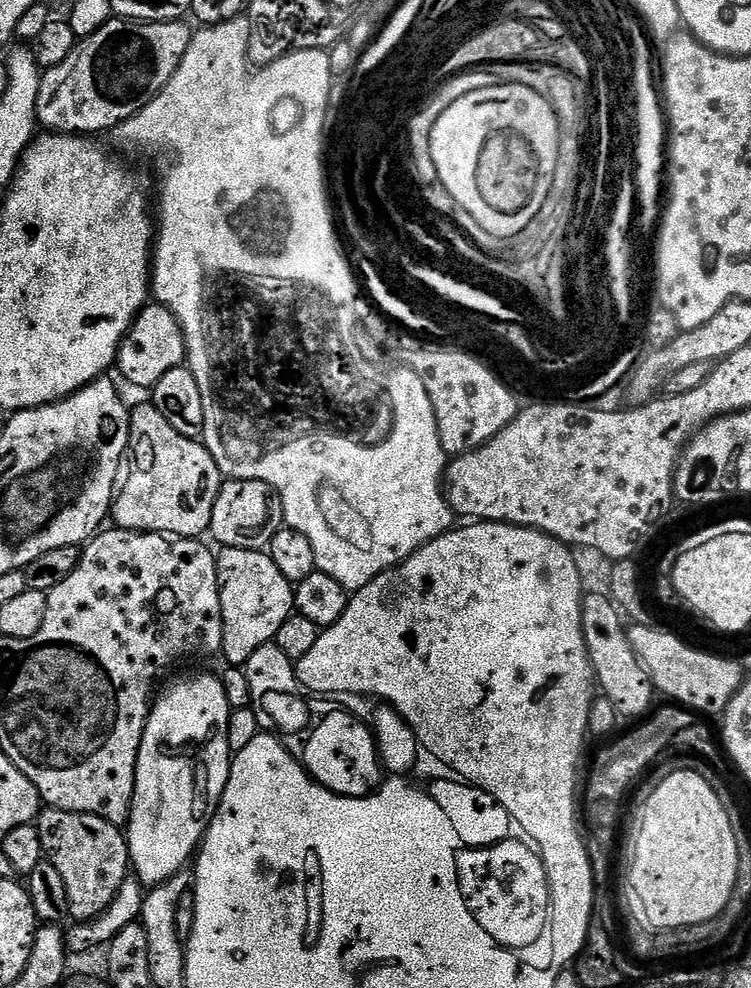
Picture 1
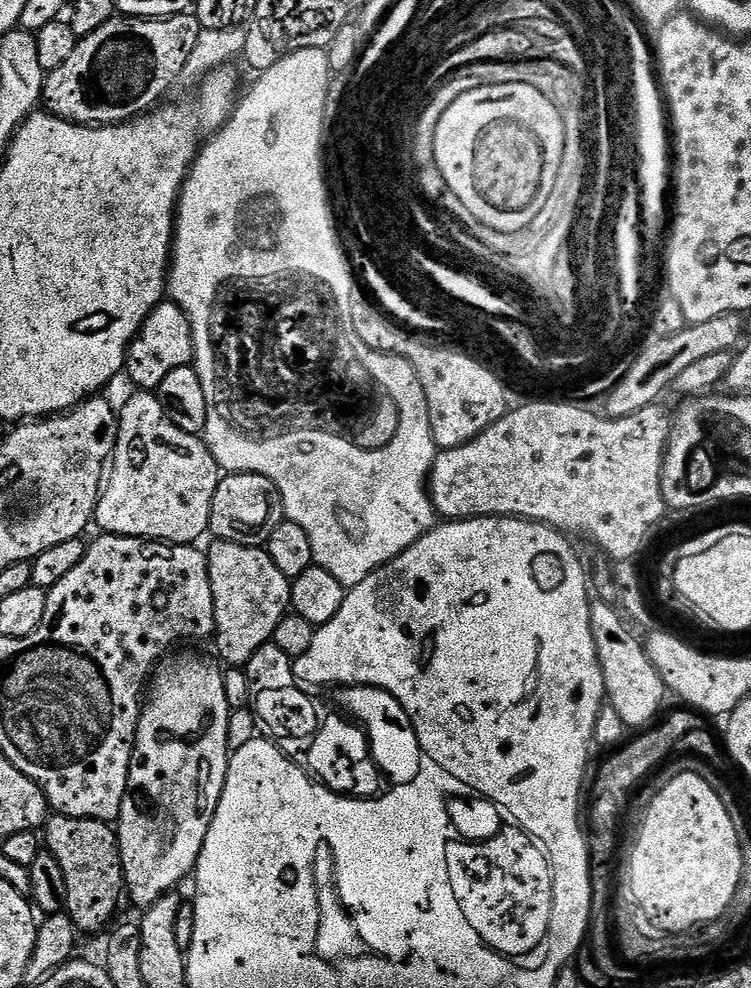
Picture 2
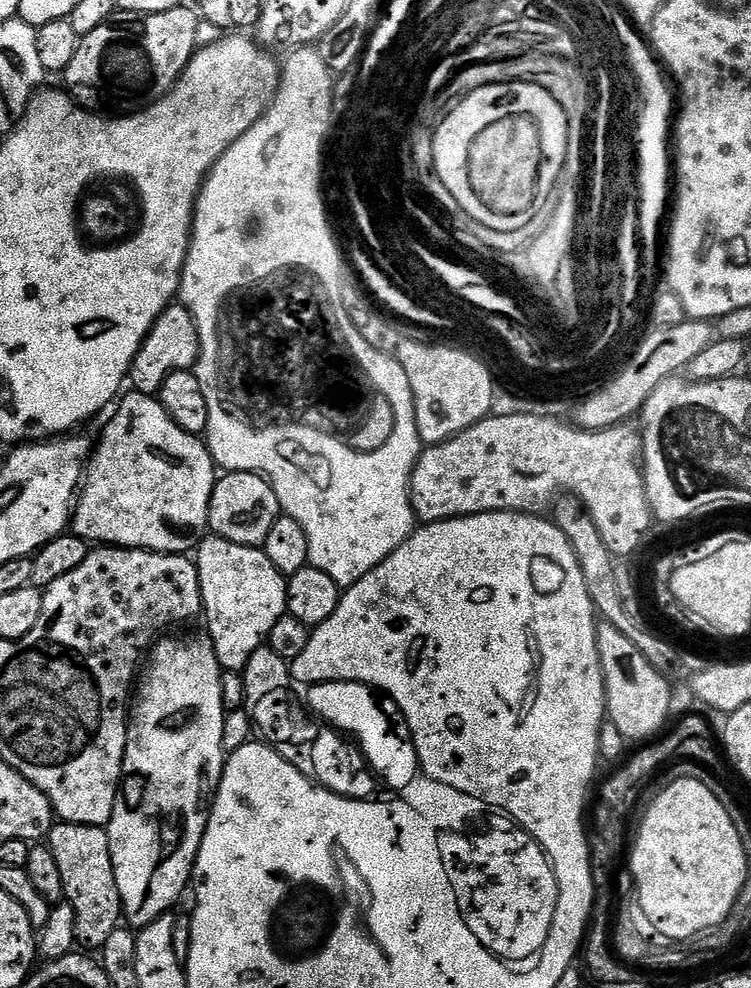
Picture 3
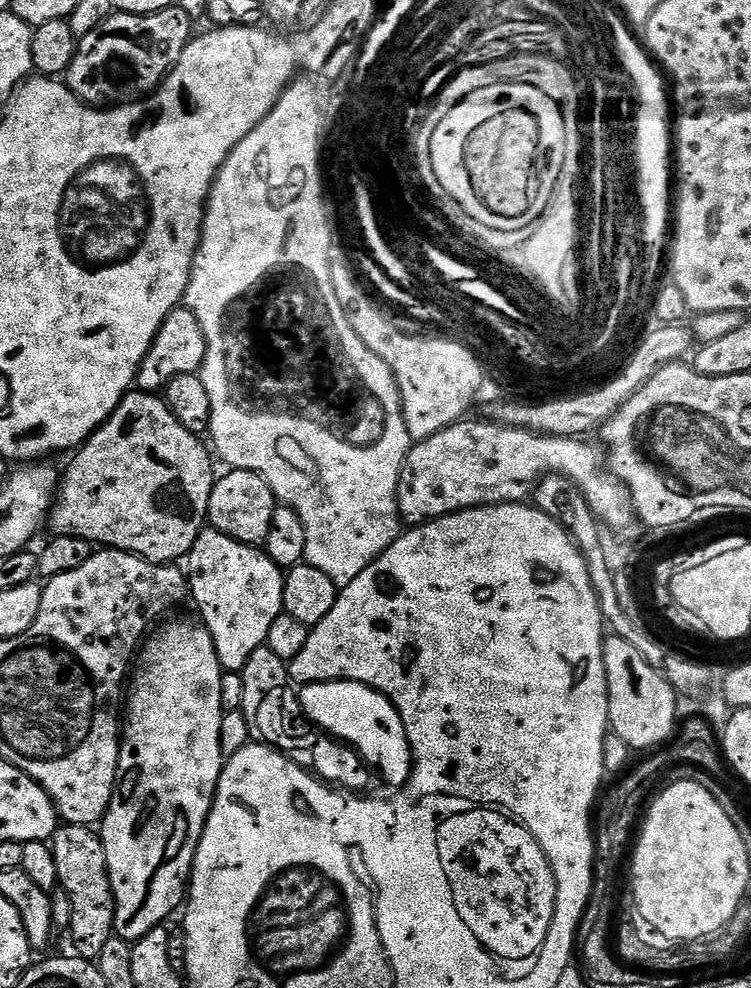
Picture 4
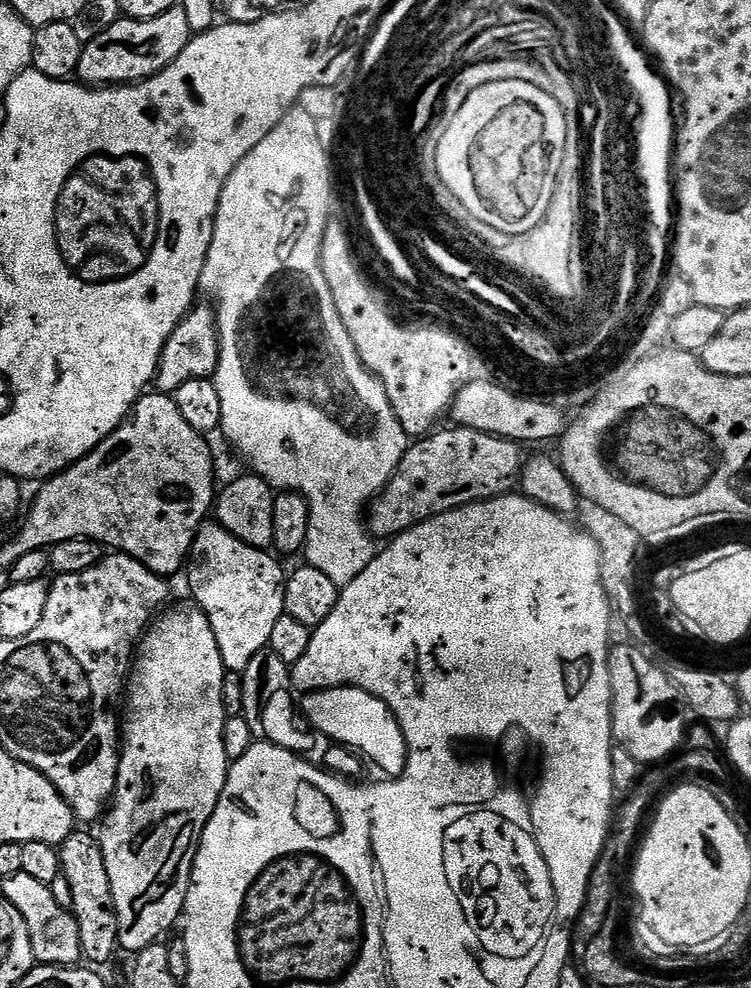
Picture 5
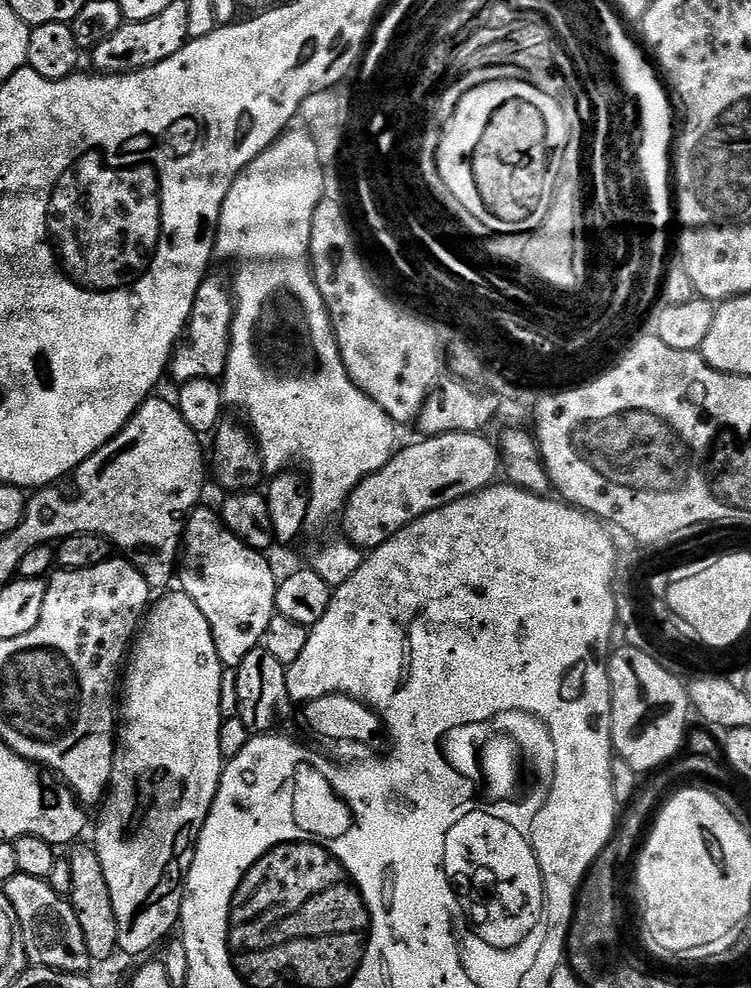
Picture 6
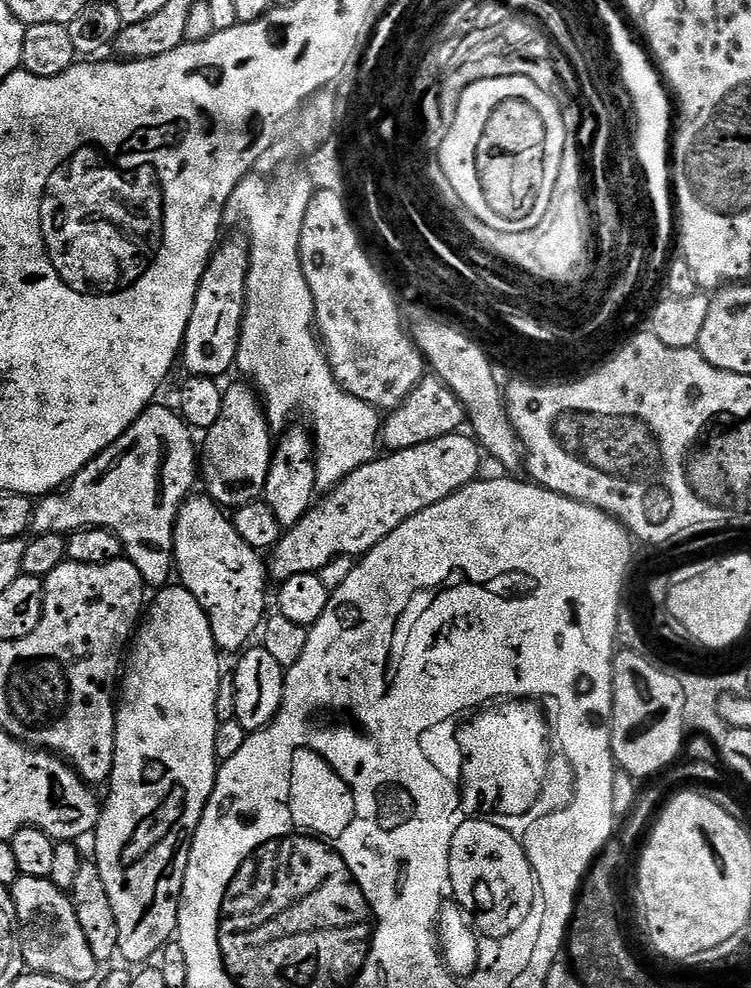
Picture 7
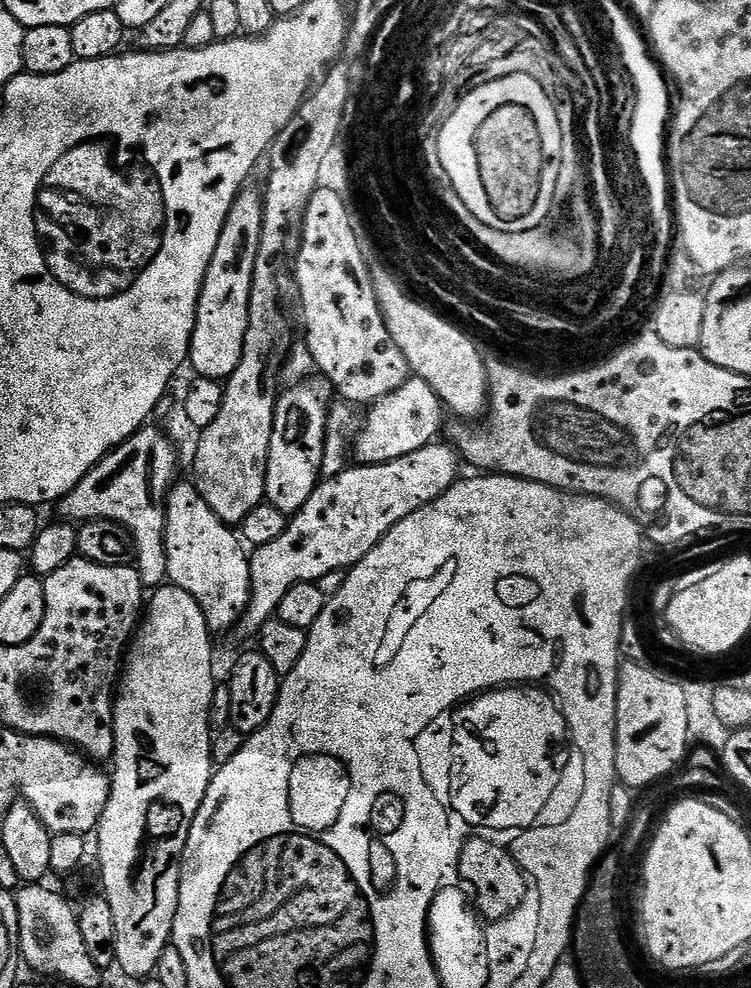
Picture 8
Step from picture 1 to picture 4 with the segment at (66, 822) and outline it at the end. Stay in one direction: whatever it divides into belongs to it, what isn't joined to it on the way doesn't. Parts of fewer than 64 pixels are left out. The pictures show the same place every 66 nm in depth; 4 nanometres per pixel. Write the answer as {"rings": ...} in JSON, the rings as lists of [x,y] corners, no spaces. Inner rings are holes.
{"rings":[[[82,824],[57,827],[51,841],[54,863],[58,865],[59,887],[66,890],[72,907],[72,944],[81,960],[99,961],[102,948],[114,934],[116,927],[116,899],[106,866],[106,850],[99,835]]]}

